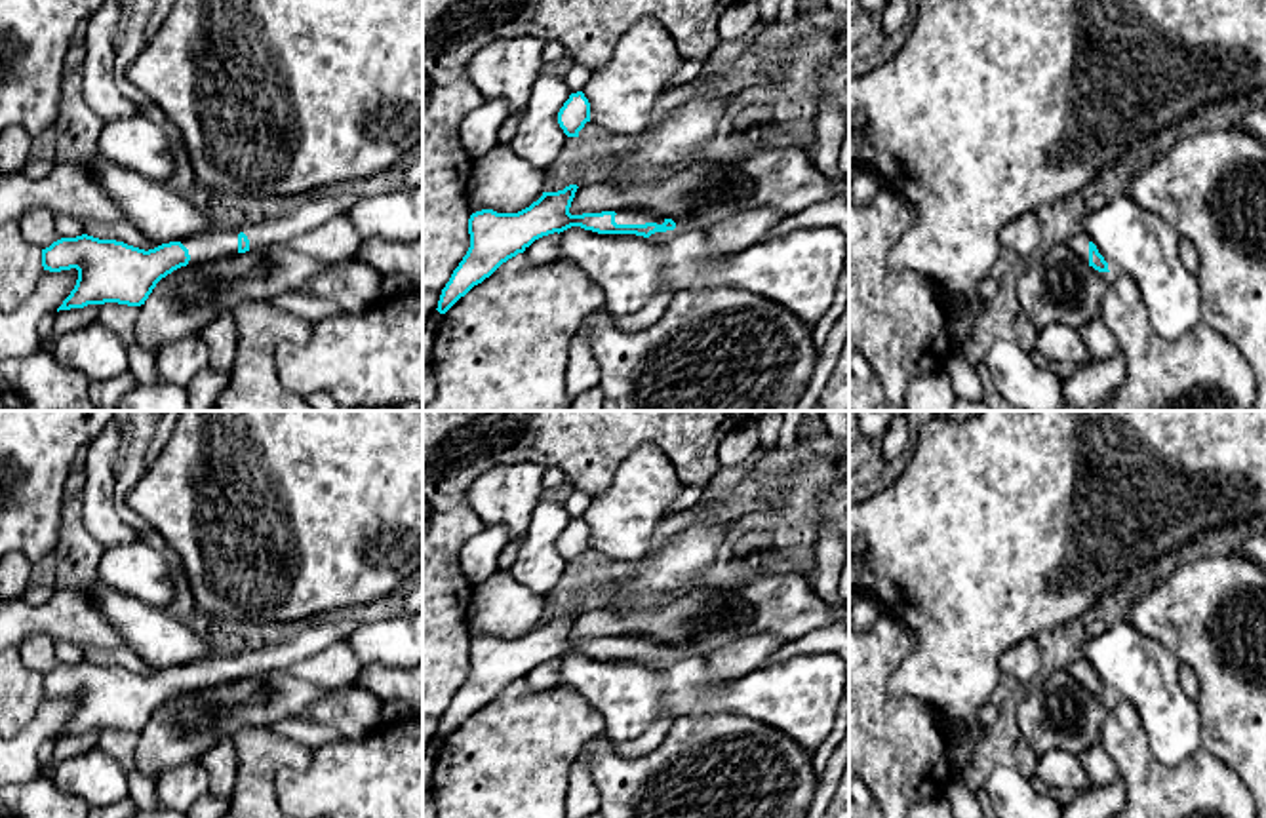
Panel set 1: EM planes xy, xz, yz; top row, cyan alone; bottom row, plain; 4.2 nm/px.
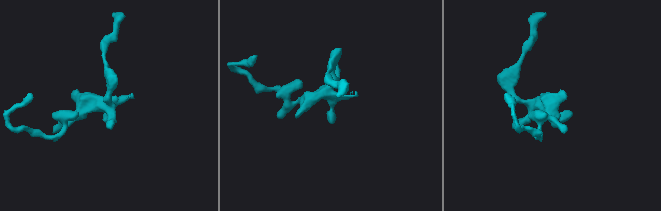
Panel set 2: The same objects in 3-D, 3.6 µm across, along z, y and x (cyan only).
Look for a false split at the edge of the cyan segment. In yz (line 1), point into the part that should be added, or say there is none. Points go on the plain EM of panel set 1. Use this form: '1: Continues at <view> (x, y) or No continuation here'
1: Continues at yz (1078, 668)

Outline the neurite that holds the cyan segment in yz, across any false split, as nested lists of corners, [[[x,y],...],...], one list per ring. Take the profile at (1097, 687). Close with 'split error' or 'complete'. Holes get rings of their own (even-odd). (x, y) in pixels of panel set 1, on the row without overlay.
[[[1078,658],[1070,664],[1068,673],[1078,681],[1085,691],[1093,692],[1098,698],[1110,698],[1108,689],[1098,679],[1097,672],[1091,668],[1087,658]]] | split error

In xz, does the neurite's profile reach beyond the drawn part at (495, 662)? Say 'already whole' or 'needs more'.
needs more

